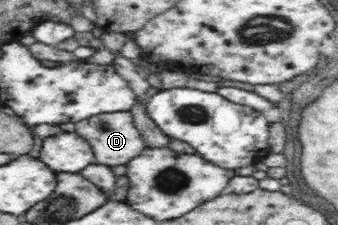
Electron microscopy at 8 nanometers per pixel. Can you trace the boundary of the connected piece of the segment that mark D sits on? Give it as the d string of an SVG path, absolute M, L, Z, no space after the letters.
M129 111L92 116L77 122L75 132L93 146L97 162L105 166L127 164L146 146Z

